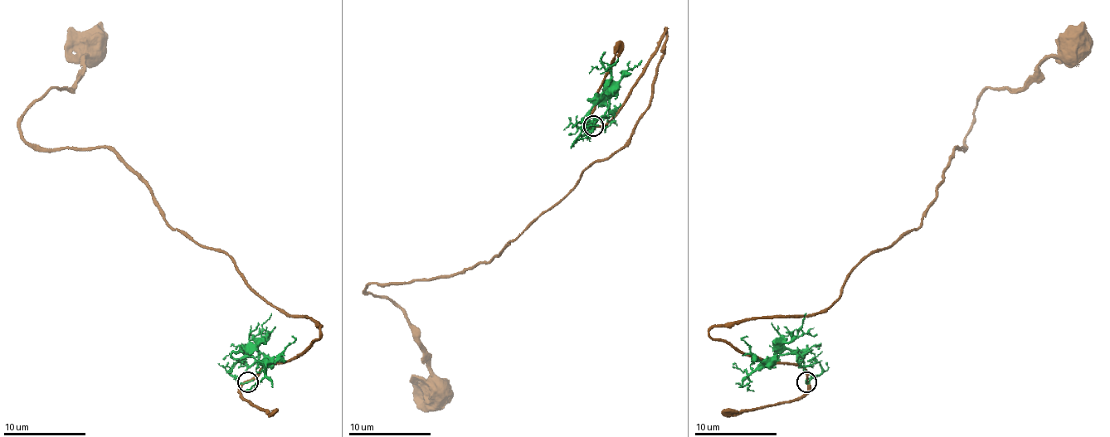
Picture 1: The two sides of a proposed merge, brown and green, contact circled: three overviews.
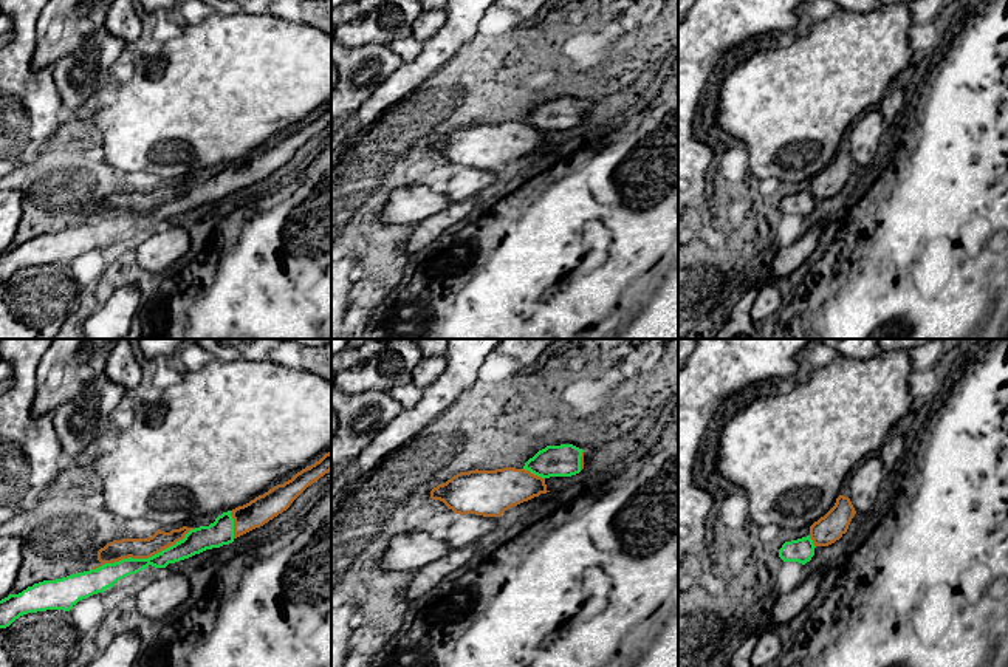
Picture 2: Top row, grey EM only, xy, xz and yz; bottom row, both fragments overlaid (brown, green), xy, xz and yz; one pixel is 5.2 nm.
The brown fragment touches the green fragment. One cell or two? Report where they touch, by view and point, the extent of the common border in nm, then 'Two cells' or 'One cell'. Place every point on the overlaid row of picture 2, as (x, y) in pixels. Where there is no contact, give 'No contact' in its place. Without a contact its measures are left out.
Touches brown at xy (144, 557). Shared border 600 nm. One cell

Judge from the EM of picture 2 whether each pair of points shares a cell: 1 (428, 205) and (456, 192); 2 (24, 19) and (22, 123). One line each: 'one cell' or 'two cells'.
1: two cells
2: one cell

